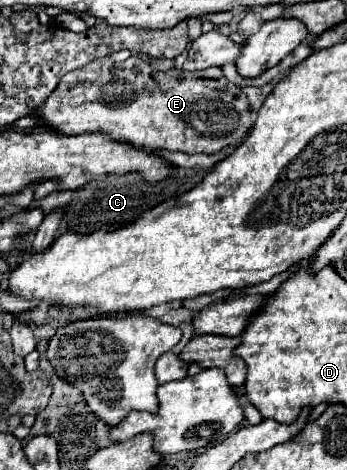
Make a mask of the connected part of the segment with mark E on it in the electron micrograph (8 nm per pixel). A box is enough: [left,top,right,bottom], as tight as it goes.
[29,55,253,155]

